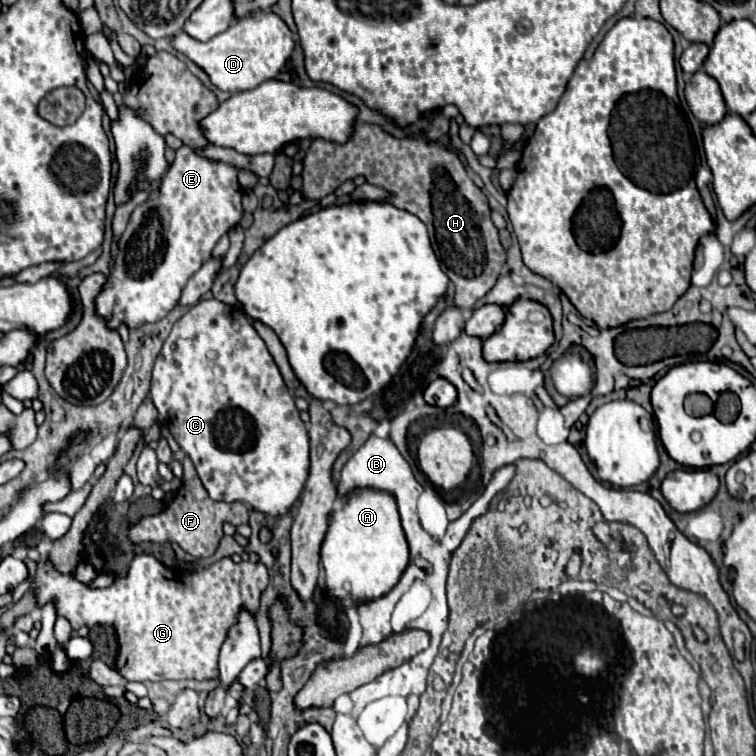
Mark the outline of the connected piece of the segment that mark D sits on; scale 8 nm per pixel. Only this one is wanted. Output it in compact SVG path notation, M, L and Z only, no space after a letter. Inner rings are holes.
M270 10L256 12L254 16L234 22L228 30L210 38L208 42L190 40L190 36L180 34L174 38L174 48L184 52L194 64L198 64L210 78L210 82L224 92L242 92L256 88L262 80L276 78L276 74L286 66L294 40L288 26Z

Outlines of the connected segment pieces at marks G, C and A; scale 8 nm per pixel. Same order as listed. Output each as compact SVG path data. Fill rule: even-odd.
M136 554L128 566L128 574L116 580L108 588L90 590L86 584L78 582L72 574L60 574L54 564L50 564L48 556L40 558L36 564L36 572L30 578L30 590L36 596L36 608L44 608L44 604L54 602L56 614L64 616L74 630L80 626L96 626L96 624L112 624L118 632L118 658L114 668L122 678L134 682L146 680L206 680L218 678L218 652L226 638L230 624L234 624L234 616L238 608L246 606L250 612L256 612L260 606L260 594L268 586L270 576L268 568L262 562L232 562L230 558L222 558L208 568L196 570L192 574L178 576L176 570L172 574L160 564L152 554Z
M214 298L200 300L174 324L154 364L150 398L158 408L162 426L170 430L174 440L194 462L210 498L246 502L254 510L270 516L286 514L300 498L310 466L308 432L264 340L236 306Z
M370 488L358 490L346 496L340 510L330 514L328 534L322 544L322 566L328 596L340 602L346 594L350 594L356 604L380 598L398 582L406 564L406 536L400 526L398 508L390 494L374 492ZM346 582L350 584L350 590L344 590Z

